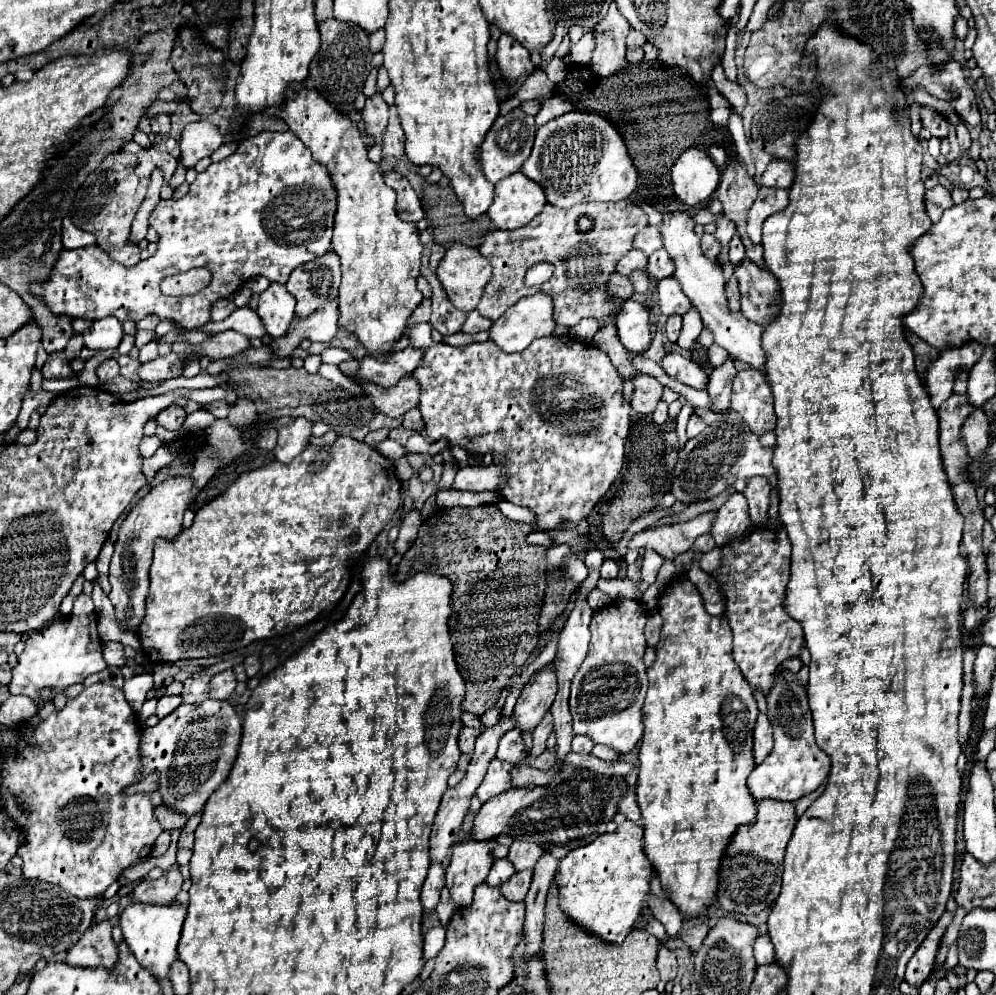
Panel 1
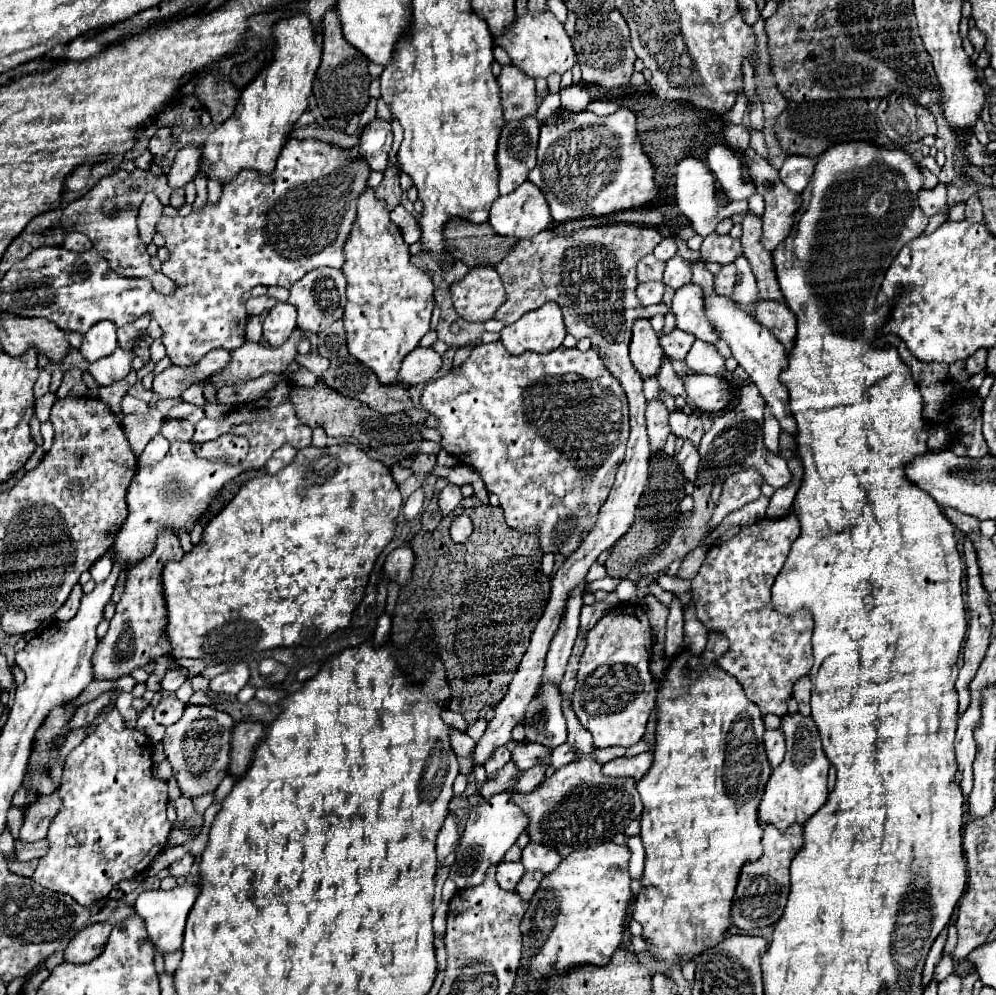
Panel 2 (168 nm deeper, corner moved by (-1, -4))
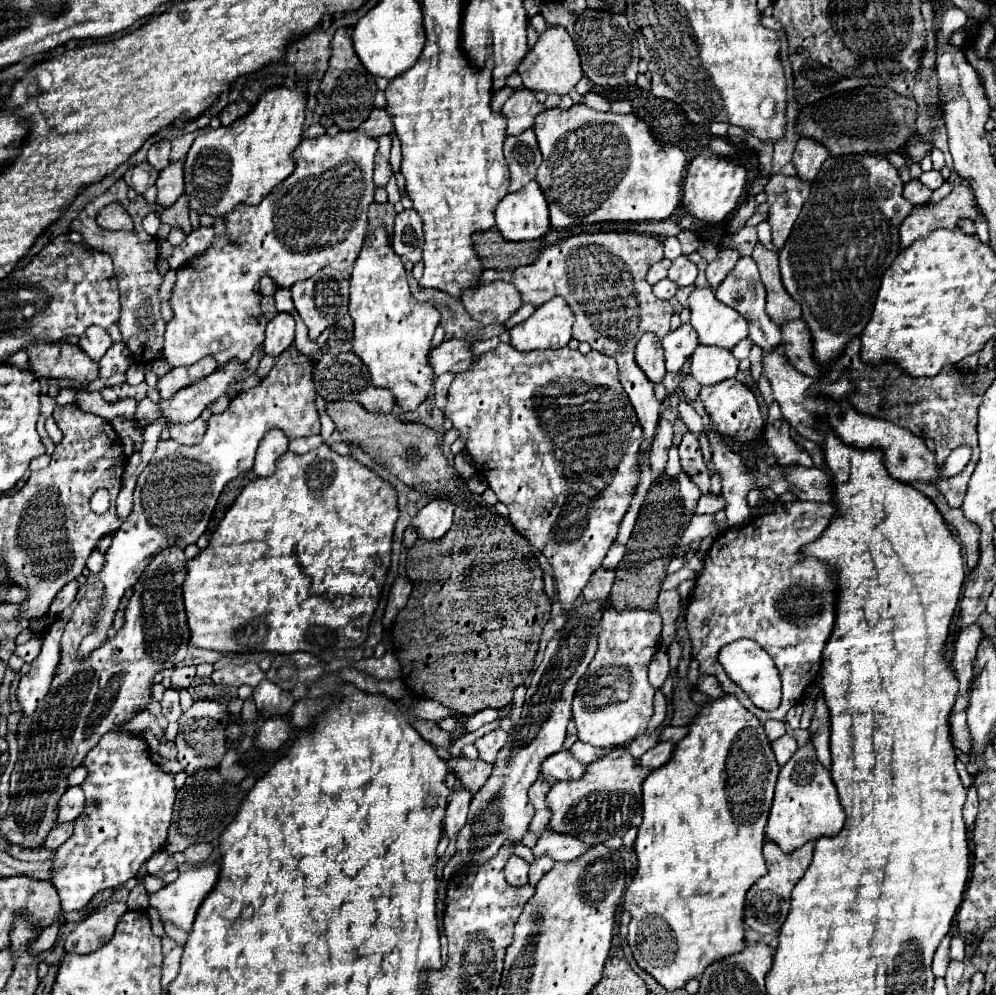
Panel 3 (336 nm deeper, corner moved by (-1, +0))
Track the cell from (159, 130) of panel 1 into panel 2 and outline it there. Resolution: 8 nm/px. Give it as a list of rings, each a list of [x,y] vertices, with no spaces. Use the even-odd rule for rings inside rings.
[[[159,127],[157,133],[151,137],[149,141],[149,151],[155,157],[165,155],[173,145],[173,135],[171,135],[171,127]]]

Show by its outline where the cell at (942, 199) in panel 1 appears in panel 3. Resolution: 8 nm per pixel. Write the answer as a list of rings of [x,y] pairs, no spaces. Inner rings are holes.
[[[909,181],[903,185],[903,197],[913,205],[927,203],[931,199],[931,189],[925,187],[921,181]]]

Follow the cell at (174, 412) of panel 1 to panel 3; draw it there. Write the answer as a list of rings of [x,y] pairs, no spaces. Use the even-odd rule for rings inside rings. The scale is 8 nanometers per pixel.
[[[197,419],[189,425],[169,425],[169,433],[171,433],[171,439],[177,443],[195,445],[201,441],[201,437],[205,433],[205,421]]]

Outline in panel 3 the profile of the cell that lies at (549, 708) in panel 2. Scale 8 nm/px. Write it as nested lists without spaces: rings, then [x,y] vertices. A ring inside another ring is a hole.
[[[603,599],[575,605],[567,615],[565,625],[547,643],[543,661],[531,675],[523,715],[513,733],[509,733],[509,741],[501,747],[501,753],[497,753],[489,781],[477,791],[477,795],[473,795],[467,823],[457,839],[457,853],[445,865],[443,879],[449,879],[455,871],[469,865],[471,861],[475,865],[485,863],[497,855],[505,839],[521,839],[527,833],[527,827],[533,819],[533,805],[527,797],[527,791],[541,773],[541,761],[563,749],[567,723],[571,719],[571,701],[579,679],[585,675],[589,661],[593,661],[597,653],[599,625],[605,607],[607,603]]]

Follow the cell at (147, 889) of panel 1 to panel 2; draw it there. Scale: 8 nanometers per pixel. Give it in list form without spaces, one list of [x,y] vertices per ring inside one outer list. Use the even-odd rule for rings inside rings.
[[[185,855],[183,859],[169,865],[169,873],[171,877],[185,877],[190,874],[191,865],[193,865],[193,855]]]

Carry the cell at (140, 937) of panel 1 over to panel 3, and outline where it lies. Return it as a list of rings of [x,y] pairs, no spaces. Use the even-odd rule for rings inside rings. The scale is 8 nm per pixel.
[[[201,865],[183,871],[177,881],[149,895],[149,905],[155,907],[163,921],[173,921],[177,927],[191,931],[197,909],[215,887],[219,865]]]

